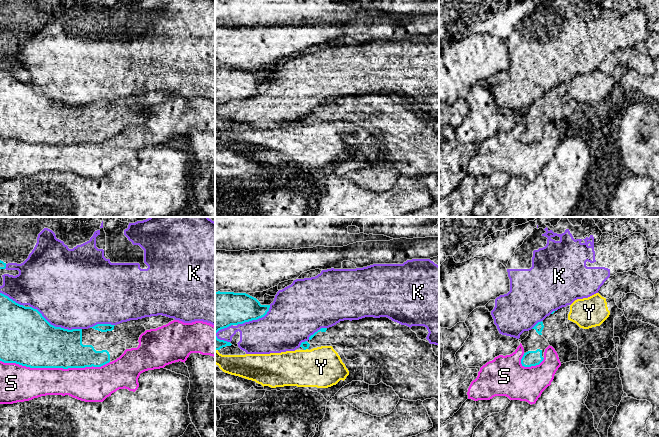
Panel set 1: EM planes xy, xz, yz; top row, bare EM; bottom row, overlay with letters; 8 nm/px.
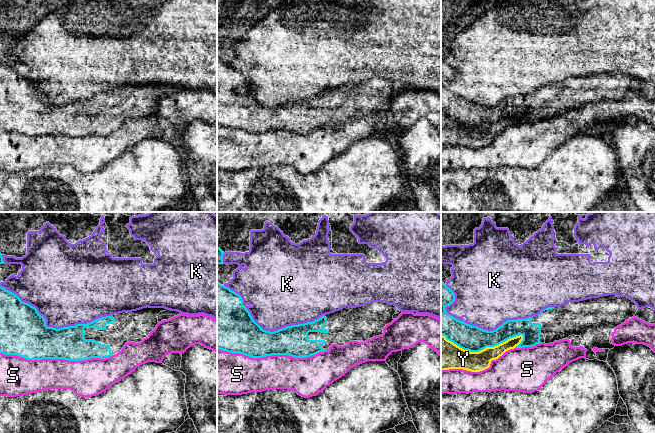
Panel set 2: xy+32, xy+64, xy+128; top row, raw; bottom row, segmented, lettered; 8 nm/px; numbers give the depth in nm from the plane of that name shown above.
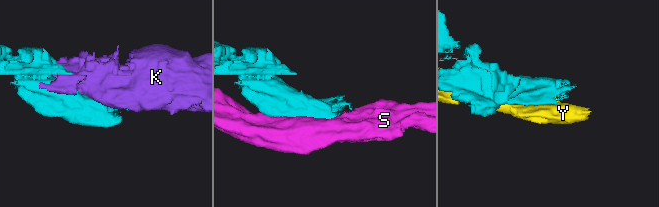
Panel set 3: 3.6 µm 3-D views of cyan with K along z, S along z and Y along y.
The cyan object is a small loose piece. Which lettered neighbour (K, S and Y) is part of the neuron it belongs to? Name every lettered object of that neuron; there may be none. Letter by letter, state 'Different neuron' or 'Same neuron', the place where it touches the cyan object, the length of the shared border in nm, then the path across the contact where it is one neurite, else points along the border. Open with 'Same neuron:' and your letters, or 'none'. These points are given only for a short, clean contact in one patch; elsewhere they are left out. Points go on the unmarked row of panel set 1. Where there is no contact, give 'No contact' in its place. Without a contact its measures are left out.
Same neuron: none
K: Different neuron. Touches cyan at xy (56, 103). Shared border 460 nm
S: Different neuron. Touches cyan at xy (55, 143). Shared border 900 nm
Y: Different neuron. Touches cyan at xz (305, 125). Shared border 40 nm

